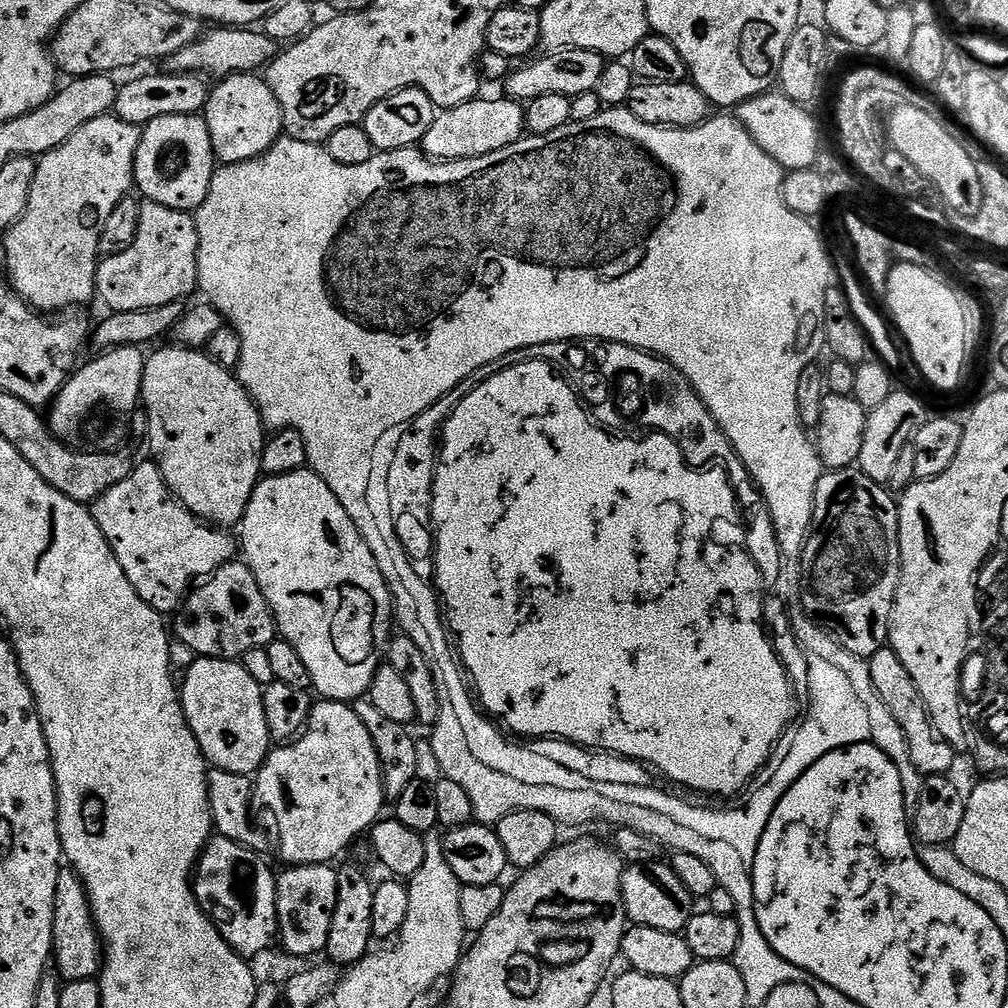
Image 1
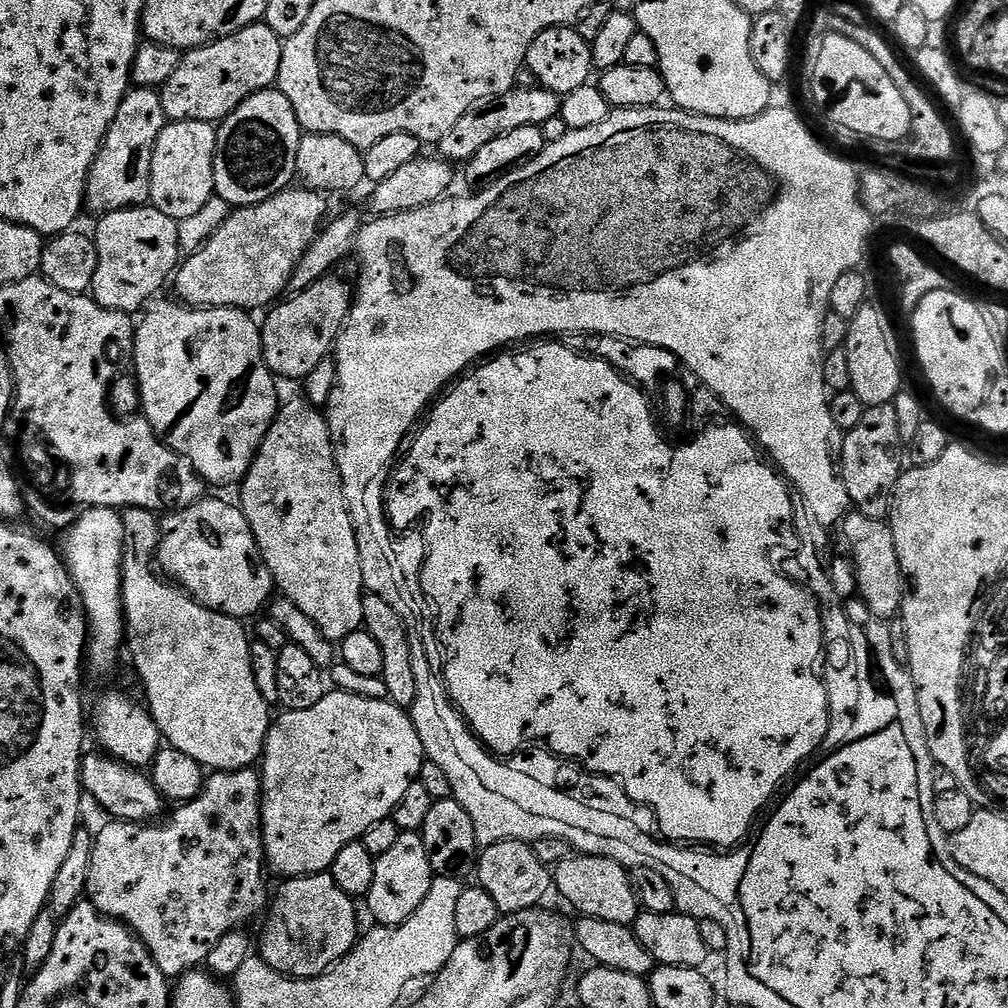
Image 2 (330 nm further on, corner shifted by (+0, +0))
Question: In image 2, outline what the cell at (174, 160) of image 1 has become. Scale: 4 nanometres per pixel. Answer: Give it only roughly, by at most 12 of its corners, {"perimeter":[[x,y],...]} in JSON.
{"perimeter":[[165,123],[151,207],[177,222],[210,202],[215,123]]}

